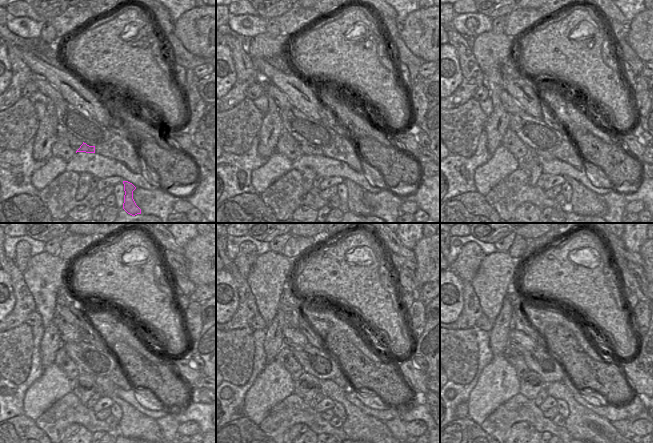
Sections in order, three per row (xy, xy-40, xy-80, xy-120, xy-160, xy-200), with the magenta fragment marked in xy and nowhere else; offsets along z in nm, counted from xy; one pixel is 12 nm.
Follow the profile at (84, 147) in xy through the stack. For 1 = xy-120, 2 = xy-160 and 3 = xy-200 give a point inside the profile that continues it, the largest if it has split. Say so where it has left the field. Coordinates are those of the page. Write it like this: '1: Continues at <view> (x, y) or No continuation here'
1: Continues at xy-120 (133, 424)
2: Continues at xy-160 (358, 426)
3: Continues at xy-200 (582, 424).

